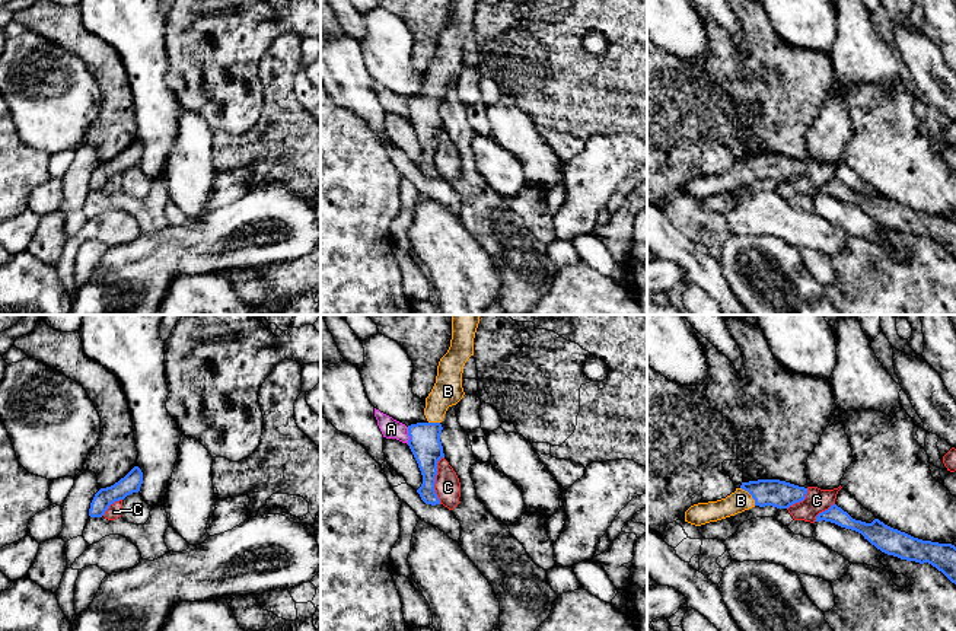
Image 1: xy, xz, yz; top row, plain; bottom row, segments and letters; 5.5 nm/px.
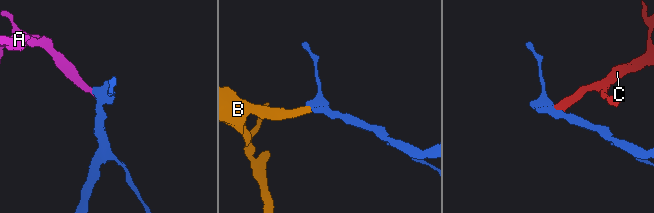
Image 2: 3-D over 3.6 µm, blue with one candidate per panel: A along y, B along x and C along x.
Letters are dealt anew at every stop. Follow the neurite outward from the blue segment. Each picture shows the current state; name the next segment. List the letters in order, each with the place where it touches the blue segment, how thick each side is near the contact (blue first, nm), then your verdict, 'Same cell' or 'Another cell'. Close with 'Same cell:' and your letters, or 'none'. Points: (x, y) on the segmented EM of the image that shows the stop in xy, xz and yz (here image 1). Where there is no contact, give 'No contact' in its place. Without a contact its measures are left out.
A: Touches blue at xz (408, 434). Thickness 180 nm (blue) against 110 nm. Another cell
B: Touches blue at yz (751, 494). Thickness 150 nm (blue) against 120 nm. Same cell
C: Touches blue at xz (435, 480). Thickness 180 nm (blue) against 140 nm. Another cell
Same cell: B

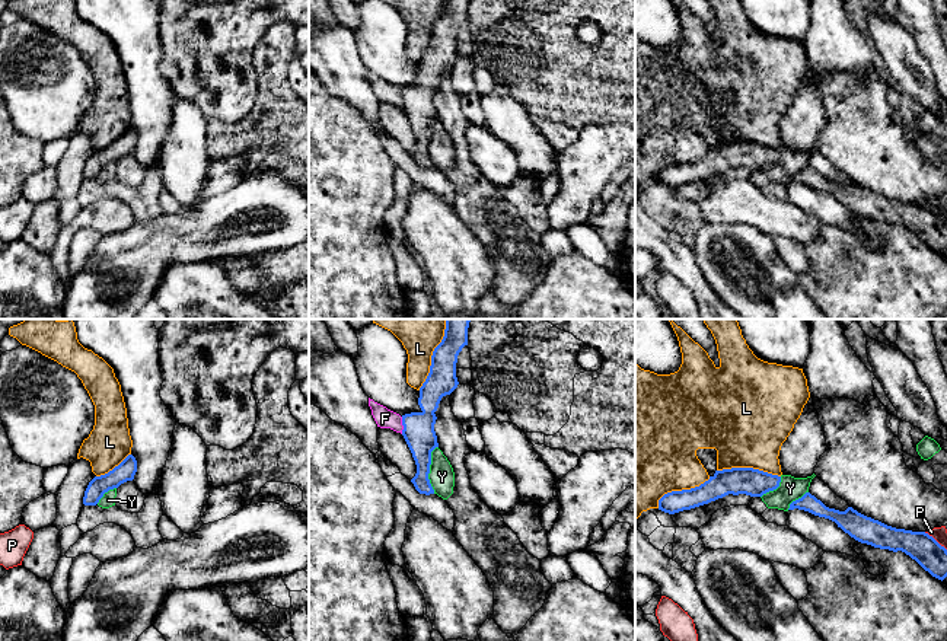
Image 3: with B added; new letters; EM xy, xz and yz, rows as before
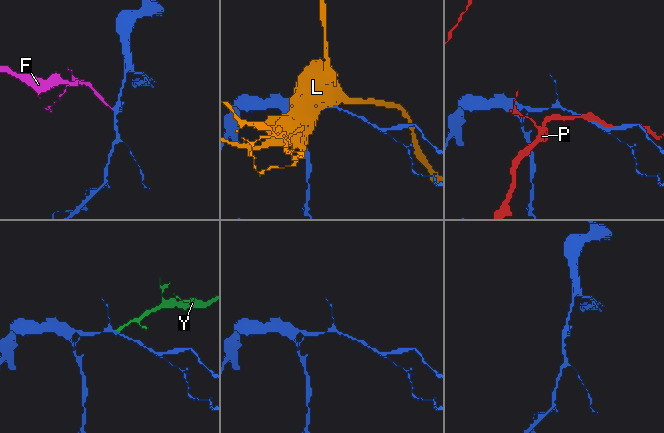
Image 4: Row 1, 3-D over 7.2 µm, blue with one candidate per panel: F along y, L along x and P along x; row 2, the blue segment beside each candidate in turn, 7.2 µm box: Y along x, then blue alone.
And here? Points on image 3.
F: Touches blue at xz (402, 424). Thickness 180 nm (blue) against 110 nm. Another cell
L: Touches blue at xz (433, 354). Thickness 170 nm (blue) against 300 nm. Another cell
P: Touches blue at yz (934, 539). Thickness 160 nm (blue) against 80 nm. Another cell
Y: Touches blue at xz (429, 469). Thickness 180 nm (blue) against 140 nm. Another cell
Same cell: none

